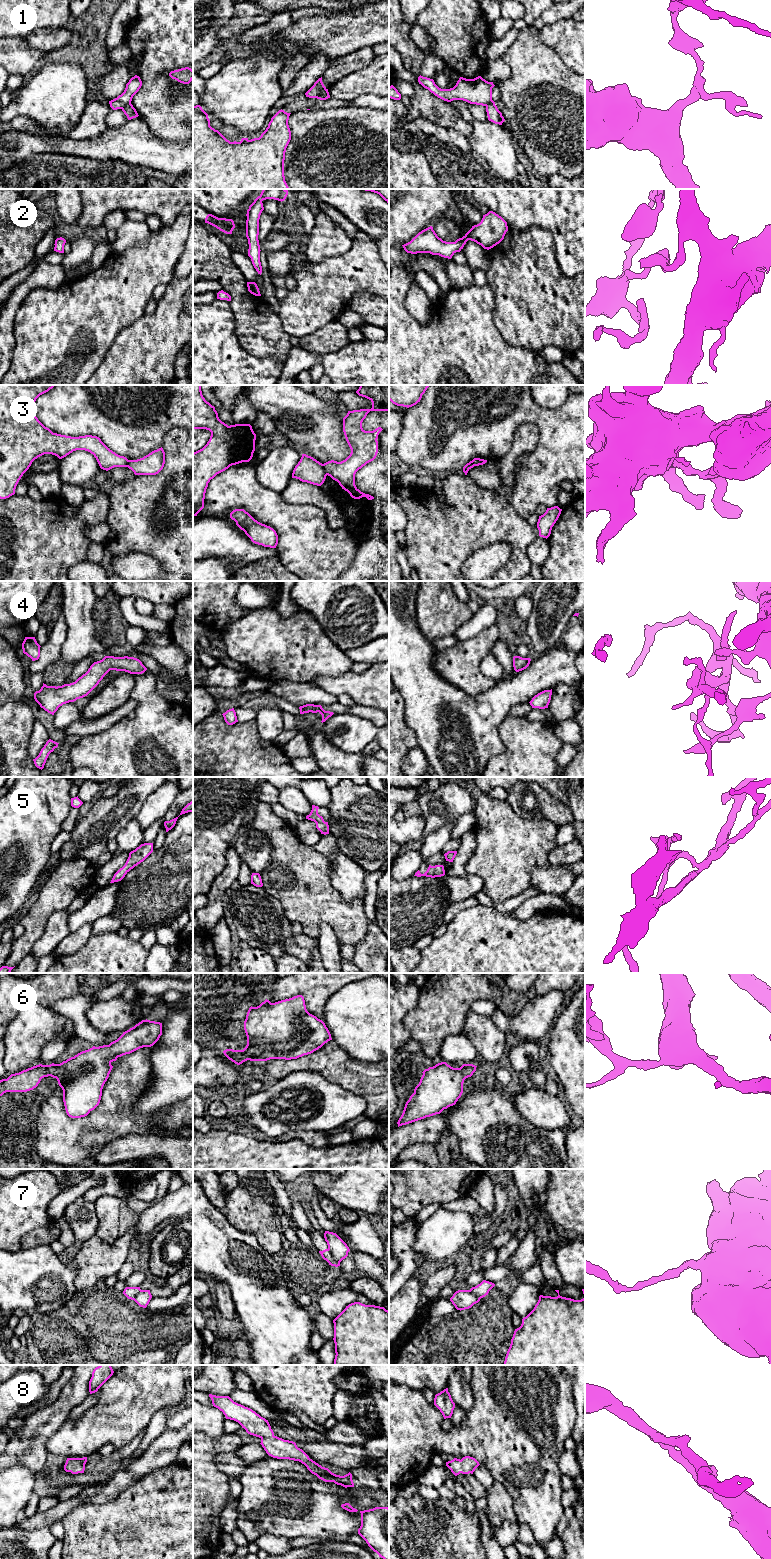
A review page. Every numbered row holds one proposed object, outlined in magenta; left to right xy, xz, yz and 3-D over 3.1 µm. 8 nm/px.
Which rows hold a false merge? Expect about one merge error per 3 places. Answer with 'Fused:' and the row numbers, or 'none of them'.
Fused: 1, 3, 7

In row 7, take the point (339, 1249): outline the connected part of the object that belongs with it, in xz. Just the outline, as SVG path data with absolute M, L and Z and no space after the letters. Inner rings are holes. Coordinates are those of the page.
M325 1231L324 1238L335 1260L341 1262L348 1256L349 1247L336 1233Z

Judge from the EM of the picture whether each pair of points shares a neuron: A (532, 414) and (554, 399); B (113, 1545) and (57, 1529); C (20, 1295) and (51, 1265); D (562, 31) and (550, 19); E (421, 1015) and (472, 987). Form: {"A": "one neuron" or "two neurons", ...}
{"A": "two neurons", "B": "two neurons", "C": "one neuron", "D": "two neurons", "E": "one neuron"}

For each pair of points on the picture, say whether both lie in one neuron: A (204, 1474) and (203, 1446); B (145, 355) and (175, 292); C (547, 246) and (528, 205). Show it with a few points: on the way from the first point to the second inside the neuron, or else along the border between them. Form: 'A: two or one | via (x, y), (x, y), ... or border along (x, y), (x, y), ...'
A: one | via (203, 1467), (203, 1453)
B: one | via (159, 339), (175, 323), (175, 308)
C: two | border along (515, 230), (541, 227), (551, 234), (554, 243)

